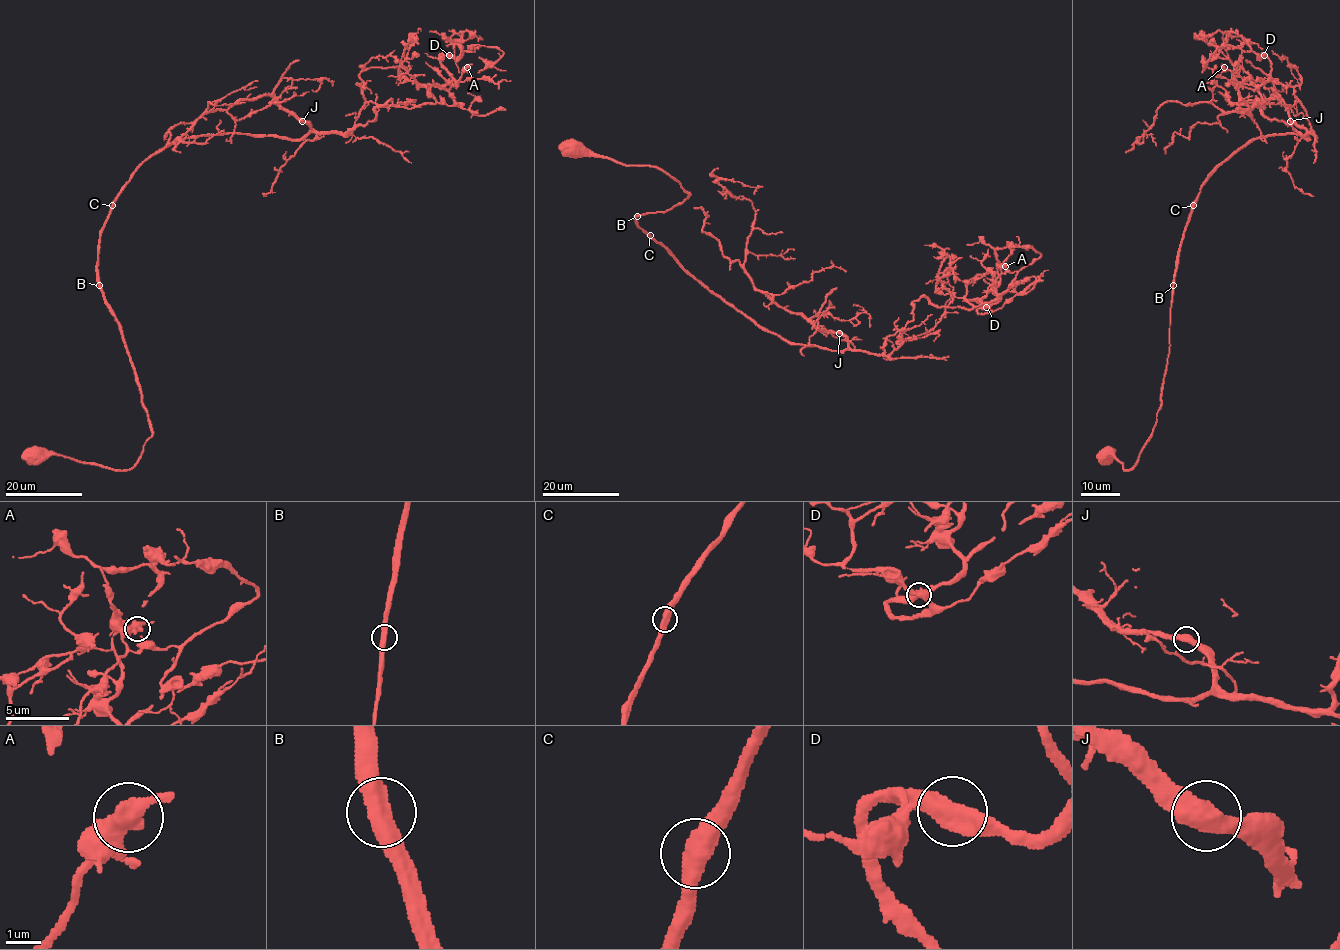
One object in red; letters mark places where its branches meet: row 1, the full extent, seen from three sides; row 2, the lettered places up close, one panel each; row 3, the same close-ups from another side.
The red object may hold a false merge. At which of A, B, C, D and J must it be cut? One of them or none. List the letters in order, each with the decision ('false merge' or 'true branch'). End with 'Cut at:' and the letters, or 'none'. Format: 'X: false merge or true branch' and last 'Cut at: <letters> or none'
A: true branch
B: true branch
C: true branch
D: true branch
J: true branch
Cut at: none

